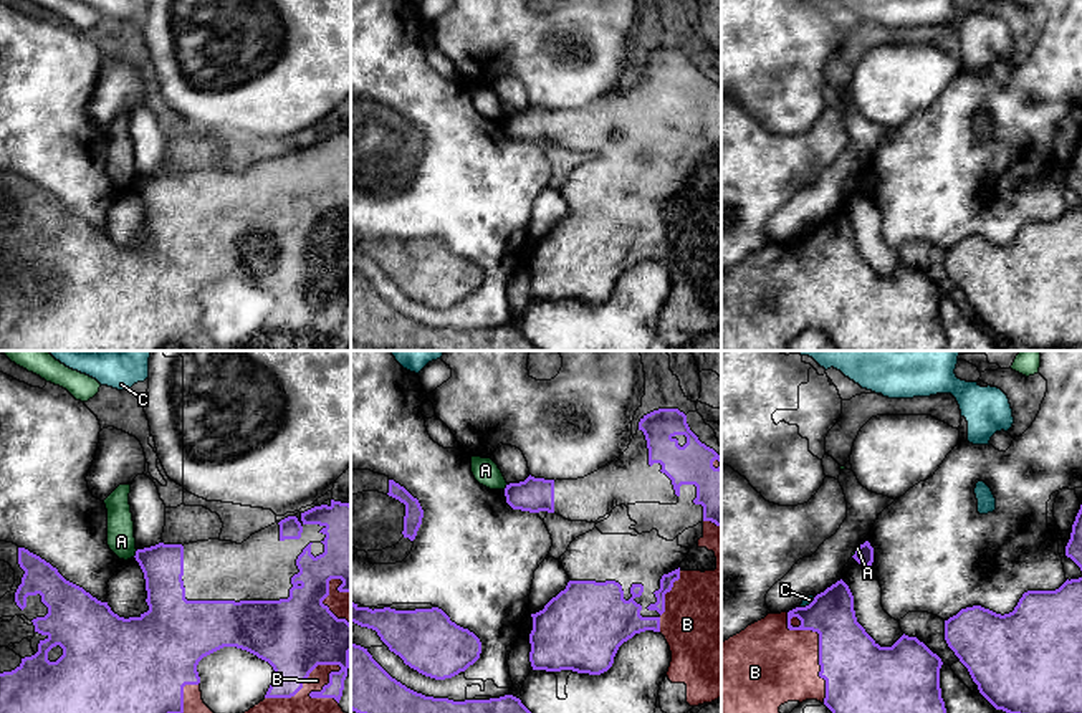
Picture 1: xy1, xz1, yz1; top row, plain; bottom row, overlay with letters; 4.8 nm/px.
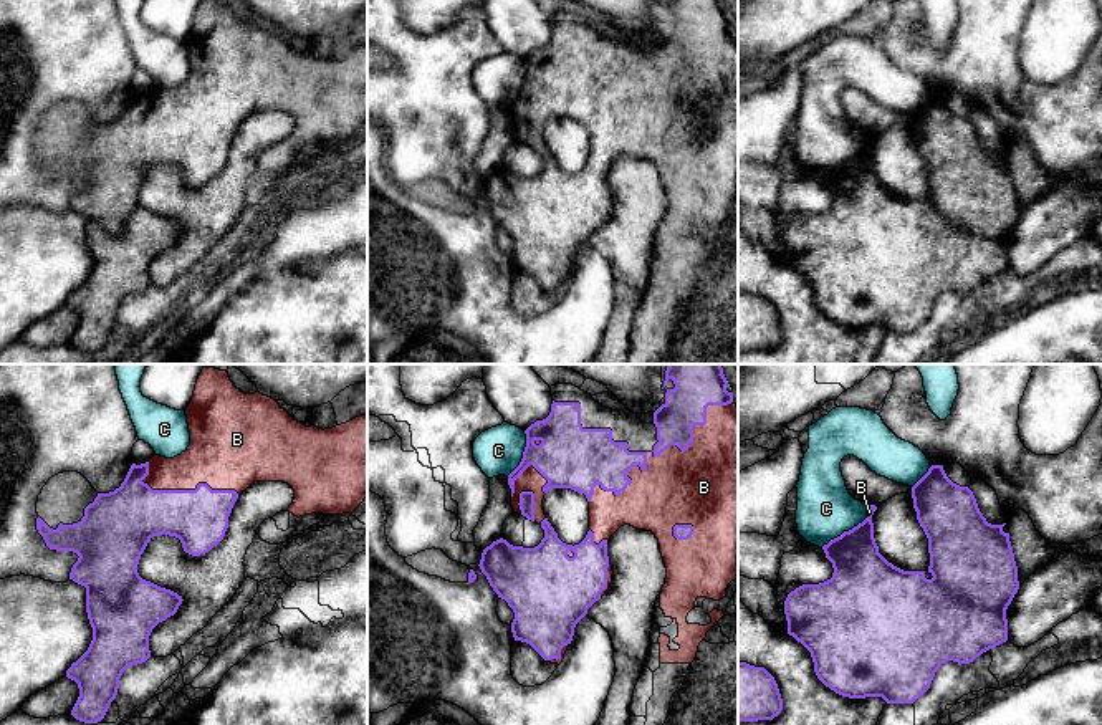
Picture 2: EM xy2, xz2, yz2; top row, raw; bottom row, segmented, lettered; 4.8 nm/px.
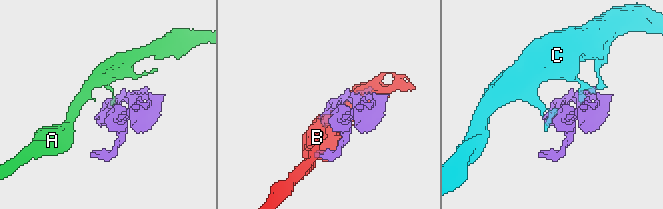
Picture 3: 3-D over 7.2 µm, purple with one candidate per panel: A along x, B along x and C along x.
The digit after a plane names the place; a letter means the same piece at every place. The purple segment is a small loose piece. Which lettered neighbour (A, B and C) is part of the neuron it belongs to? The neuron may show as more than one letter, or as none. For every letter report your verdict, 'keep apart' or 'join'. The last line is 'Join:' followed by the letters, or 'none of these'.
A: keep apart
B: join
C: keep apart
Join: B

